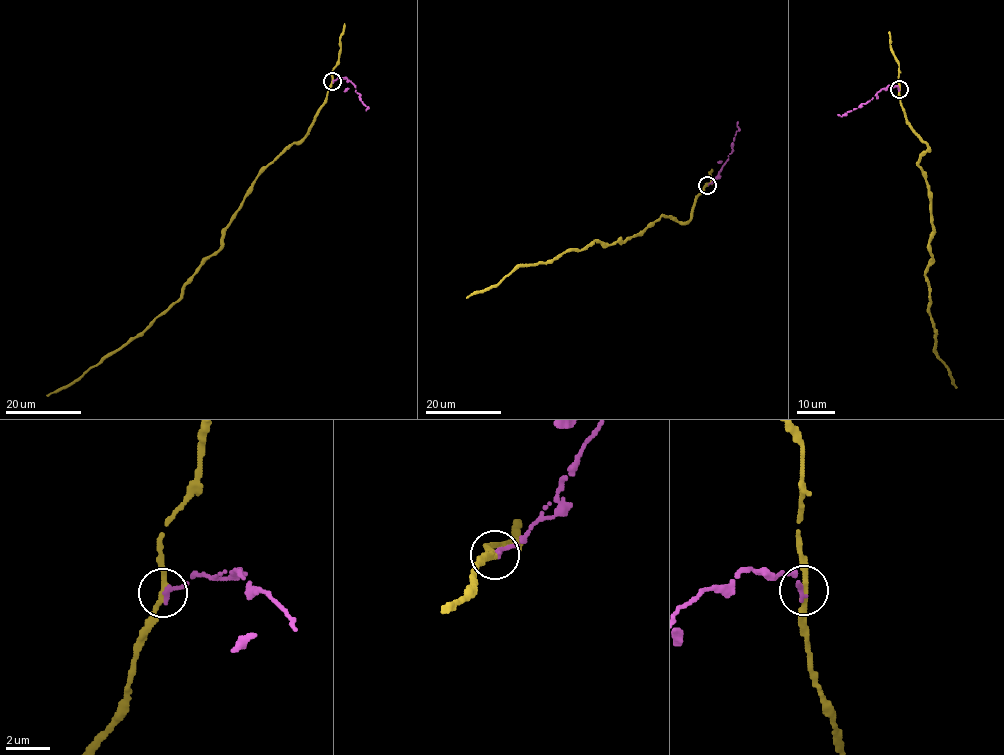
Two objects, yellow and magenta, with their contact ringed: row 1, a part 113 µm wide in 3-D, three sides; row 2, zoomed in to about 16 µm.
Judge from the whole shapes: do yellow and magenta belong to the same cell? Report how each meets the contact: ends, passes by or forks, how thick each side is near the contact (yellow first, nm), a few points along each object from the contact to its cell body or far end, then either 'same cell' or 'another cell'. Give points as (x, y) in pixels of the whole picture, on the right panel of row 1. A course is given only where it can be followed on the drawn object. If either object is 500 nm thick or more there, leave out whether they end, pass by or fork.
yellow passes by; magenta ends; calibres 280 and 260 nm; course yellow (899, 89), (910, 128), (928, 145), (918, 165), (934, 231), (928, 313), (934, 351), (957, 387); course magenta (899, 89), (892, 86), (884, 88), (856, 109), (841, 116), (838, 115); another cell

